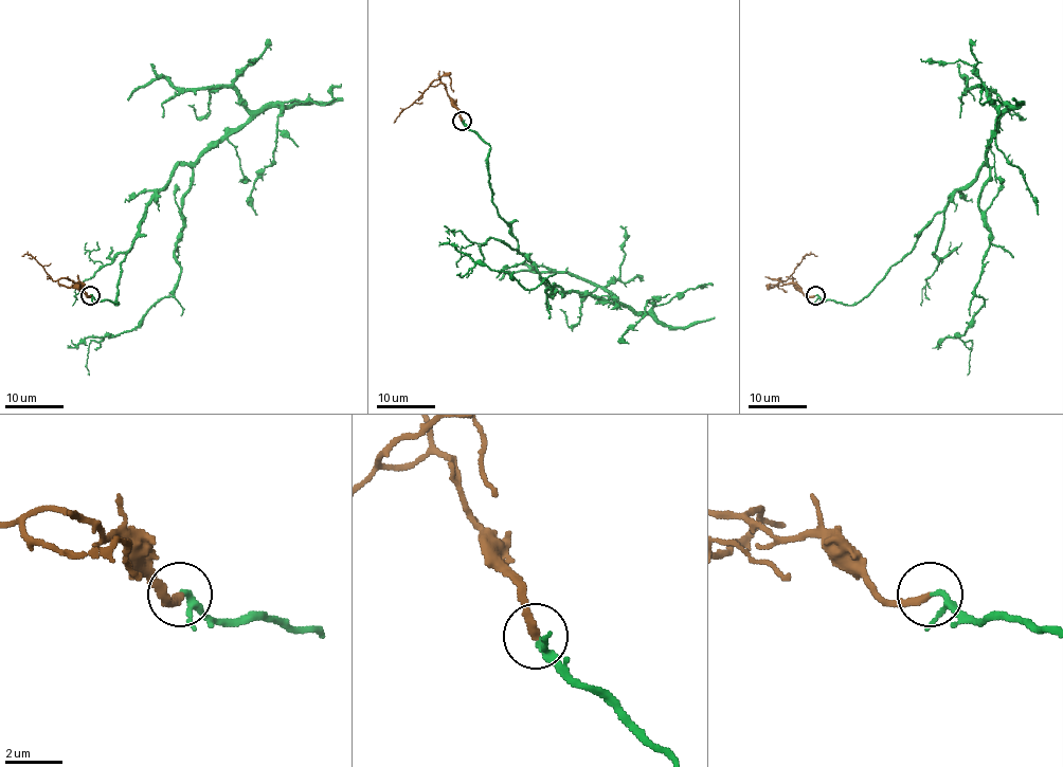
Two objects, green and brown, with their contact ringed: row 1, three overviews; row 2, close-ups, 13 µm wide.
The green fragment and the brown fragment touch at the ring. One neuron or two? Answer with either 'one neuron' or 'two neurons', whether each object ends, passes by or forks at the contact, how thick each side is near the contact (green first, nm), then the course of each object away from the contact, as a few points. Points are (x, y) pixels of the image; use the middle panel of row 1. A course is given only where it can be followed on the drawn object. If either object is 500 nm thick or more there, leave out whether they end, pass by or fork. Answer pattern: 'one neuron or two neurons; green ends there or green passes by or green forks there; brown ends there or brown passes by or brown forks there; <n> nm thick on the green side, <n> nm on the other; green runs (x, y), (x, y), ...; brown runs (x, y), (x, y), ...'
one neuron; green passes by; brown ends there; 160 nm thick on the green side, 260 nm on the other; green runs (462, 121), (489, 147), (492, 204), (518, 250), (563, 295), (485, 266), (461, 273); brown runs (462, 121), (446, 87), (439, 84), (430, 86), (393, 122)

